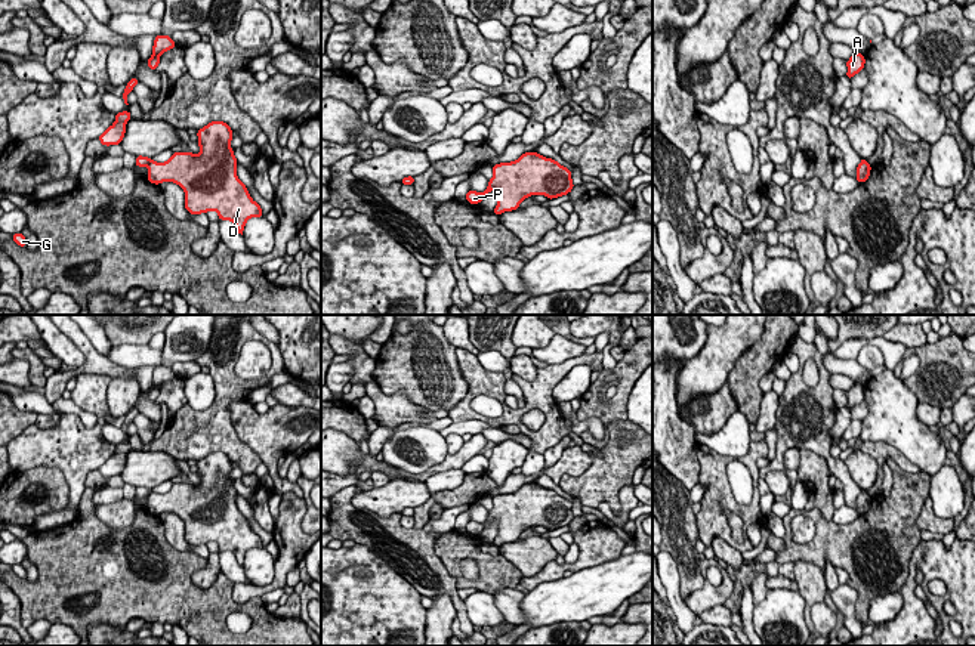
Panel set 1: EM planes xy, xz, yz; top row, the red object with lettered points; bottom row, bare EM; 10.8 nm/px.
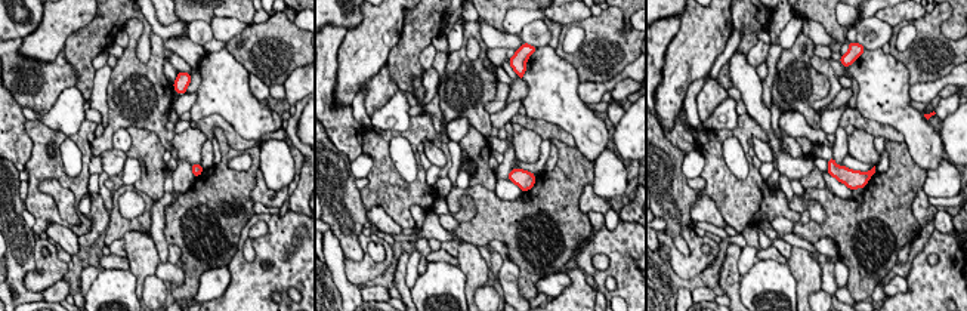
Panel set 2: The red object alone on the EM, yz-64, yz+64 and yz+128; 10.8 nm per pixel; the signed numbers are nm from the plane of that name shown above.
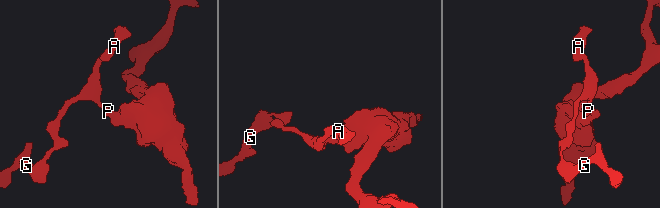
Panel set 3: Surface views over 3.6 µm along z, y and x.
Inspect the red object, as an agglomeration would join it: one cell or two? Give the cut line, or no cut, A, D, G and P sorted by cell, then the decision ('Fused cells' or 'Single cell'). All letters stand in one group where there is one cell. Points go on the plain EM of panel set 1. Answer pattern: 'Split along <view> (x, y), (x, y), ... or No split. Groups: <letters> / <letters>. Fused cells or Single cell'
Split along xy (151, 491), (147, 495). Groups: A G P / D. Fused cells

